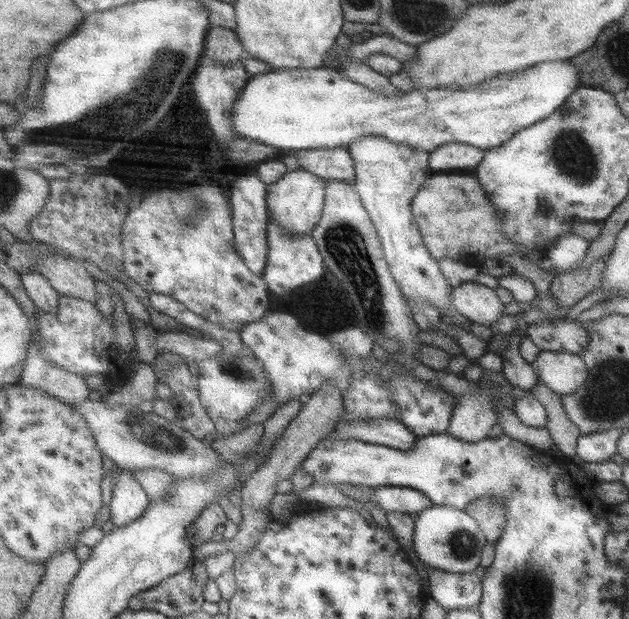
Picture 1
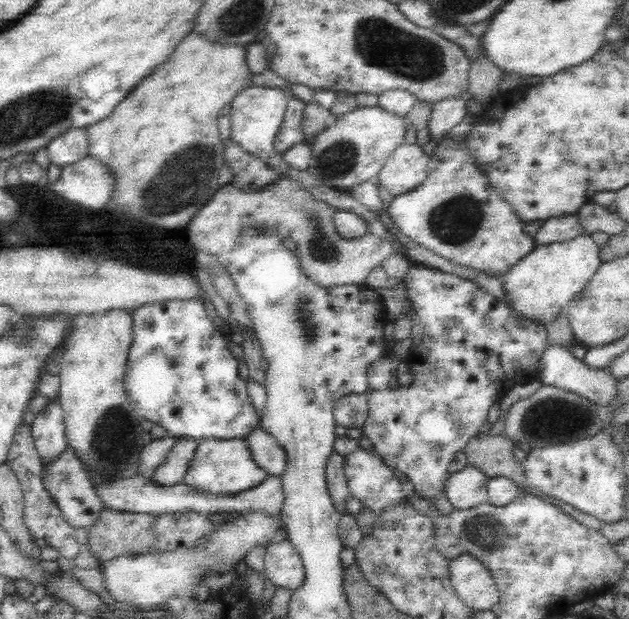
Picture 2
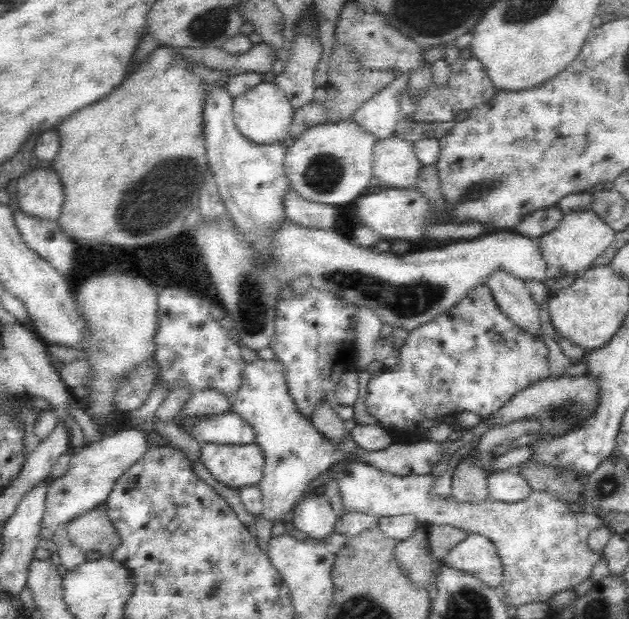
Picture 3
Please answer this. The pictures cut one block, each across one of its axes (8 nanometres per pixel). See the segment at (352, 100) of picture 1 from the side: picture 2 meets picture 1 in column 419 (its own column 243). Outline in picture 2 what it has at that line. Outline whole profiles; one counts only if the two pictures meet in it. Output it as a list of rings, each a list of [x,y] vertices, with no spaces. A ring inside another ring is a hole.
[[[250,86],[241,90],[230,103],[231,137],[233,140],[248,153],[263,158],[267,164],[288,170],[275,148],[276,136],[284,122],[285,110],[287,109],[287,97],[284,95],[284,91],[278,87]]]

